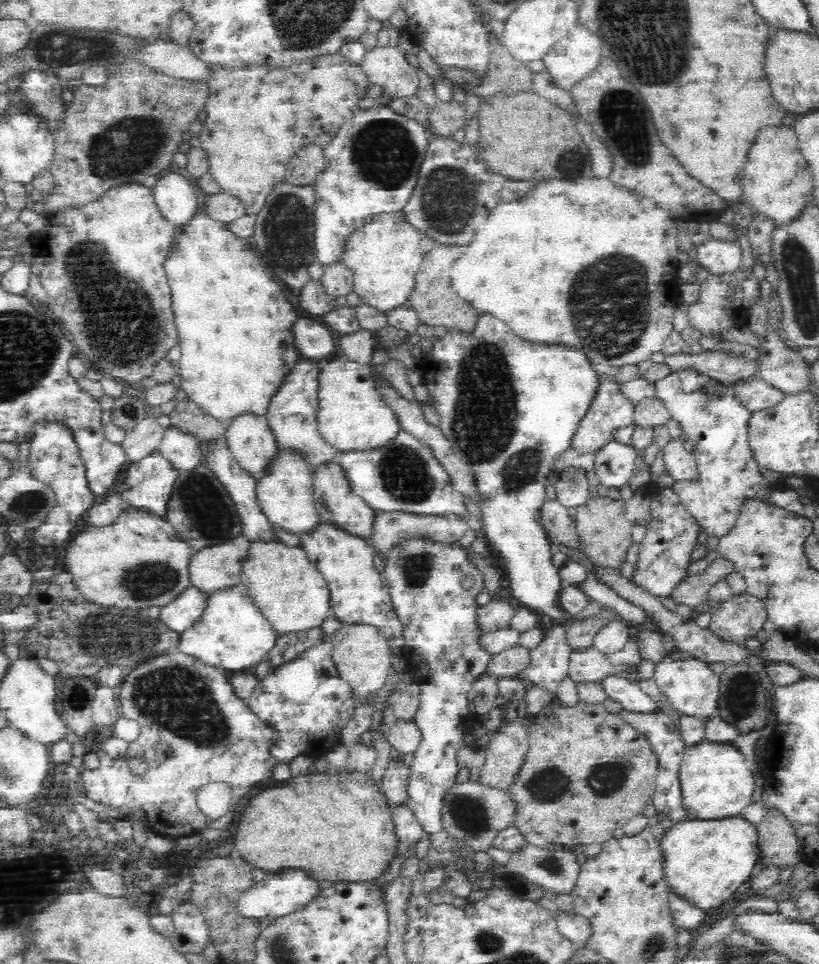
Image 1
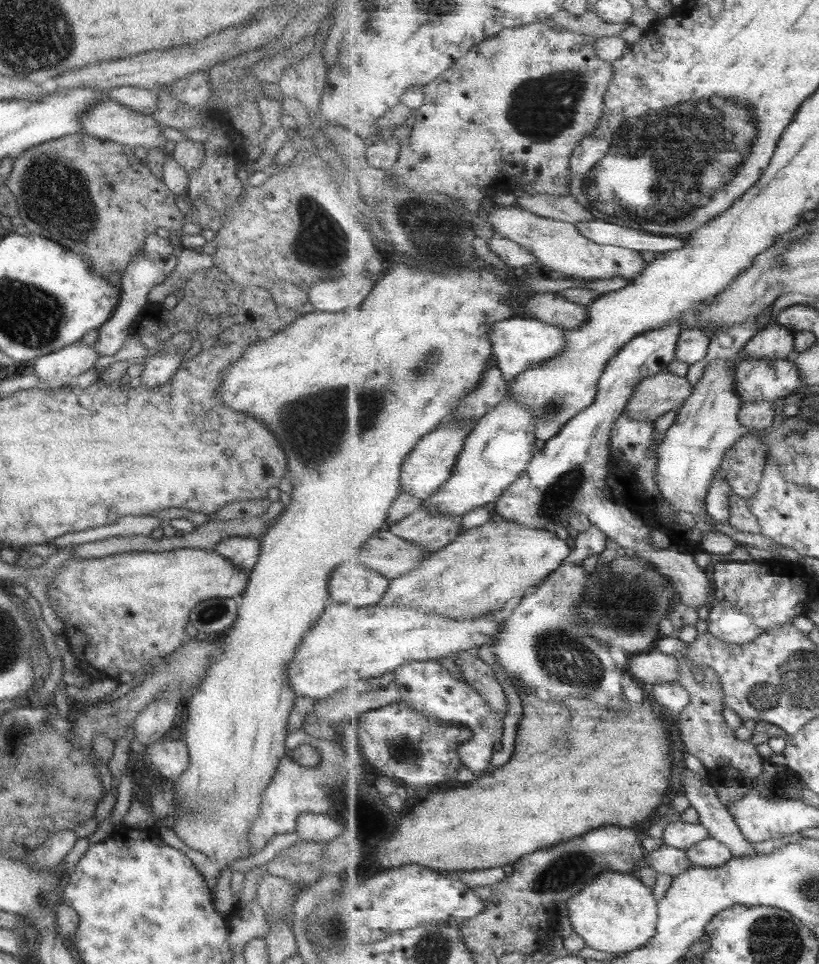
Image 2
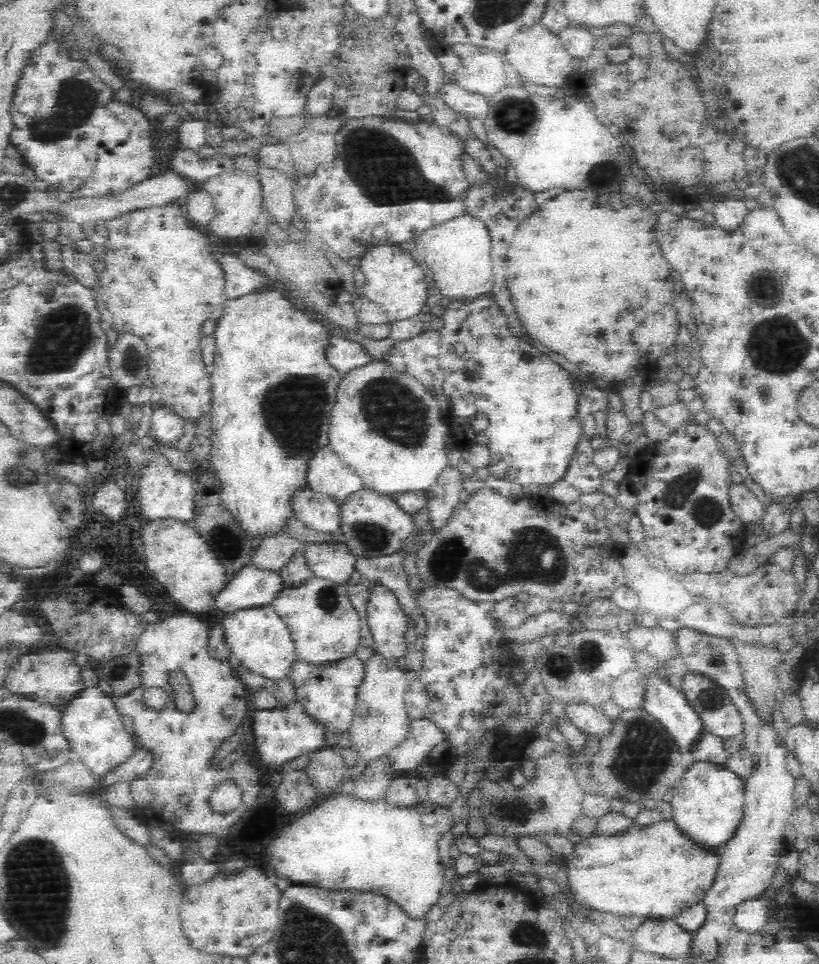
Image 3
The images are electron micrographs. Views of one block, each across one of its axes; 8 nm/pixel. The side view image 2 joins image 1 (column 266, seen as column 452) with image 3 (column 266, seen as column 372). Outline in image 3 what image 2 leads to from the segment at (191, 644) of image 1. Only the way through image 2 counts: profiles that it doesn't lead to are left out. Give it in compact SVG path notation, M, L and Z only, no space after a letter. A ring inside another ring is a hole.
M270 605L223 614L219 616L219 621L227 636L228 648L232 651L230 660L242 671L271 679L272 682L291 676L292 664L298 659L295 644L284 619Z

